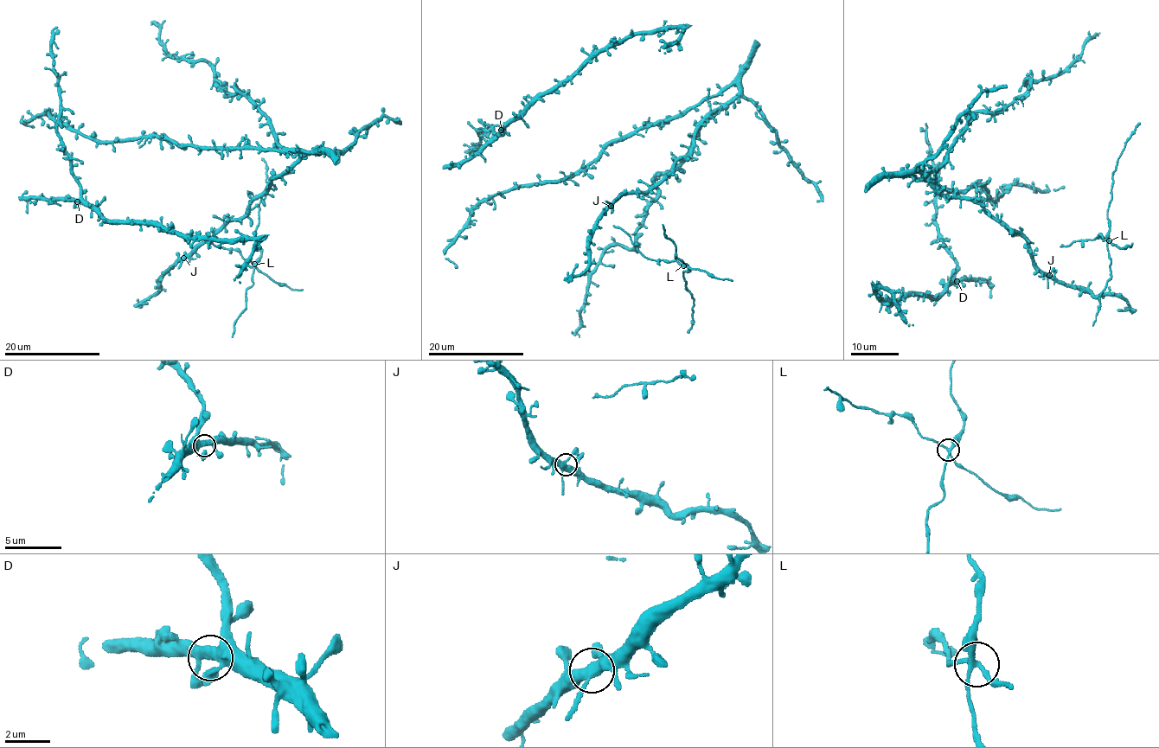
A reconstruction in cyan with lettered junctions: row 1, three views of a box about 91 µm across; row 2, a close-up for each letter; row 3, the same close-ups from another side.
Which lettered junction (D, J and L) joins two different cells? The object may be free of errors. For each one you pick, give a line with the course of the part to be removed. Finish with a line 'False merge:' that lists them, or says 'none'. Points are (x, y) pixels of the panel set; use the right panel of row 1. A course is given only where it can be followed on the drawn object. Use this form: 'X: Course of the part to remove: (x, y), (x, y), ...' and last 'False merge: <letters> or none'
L: Course of the part to remove: (1109, 240), (1104, 240), (1099, 235), (1097, 239), (1059, 246)
False merge: L

